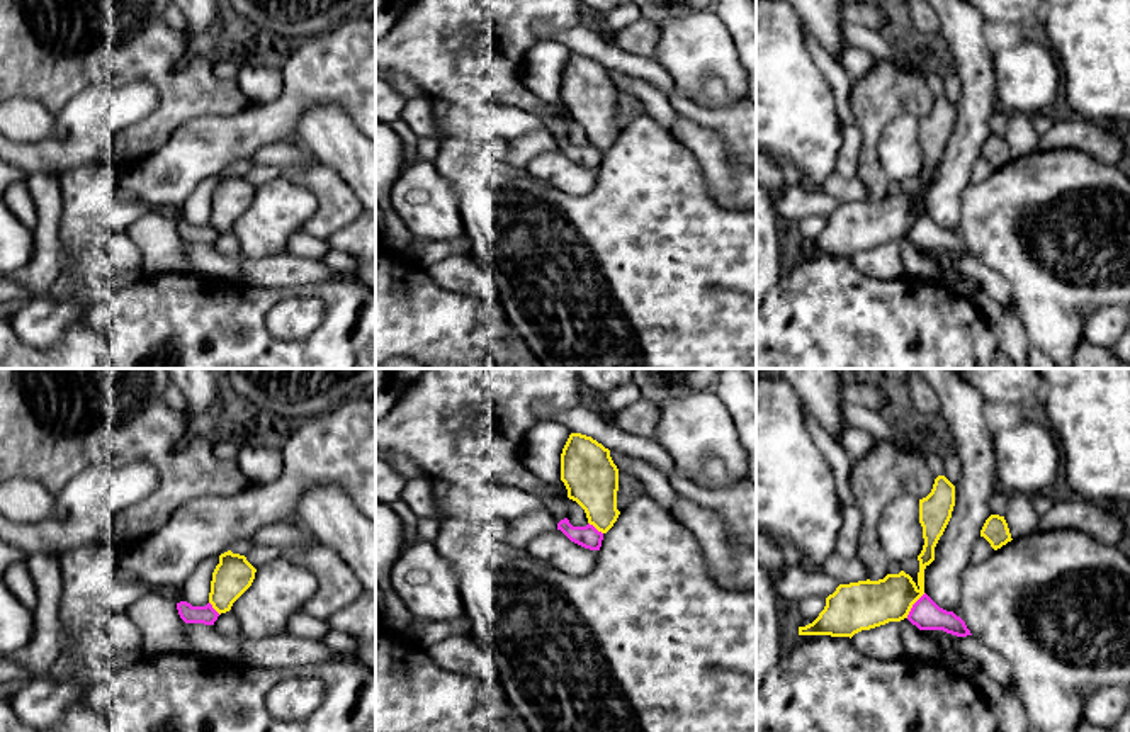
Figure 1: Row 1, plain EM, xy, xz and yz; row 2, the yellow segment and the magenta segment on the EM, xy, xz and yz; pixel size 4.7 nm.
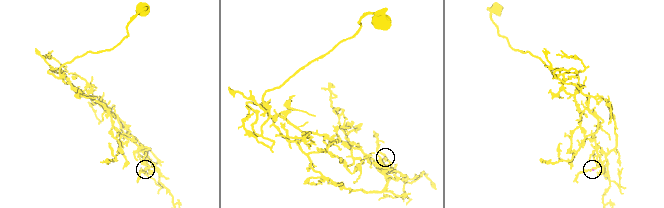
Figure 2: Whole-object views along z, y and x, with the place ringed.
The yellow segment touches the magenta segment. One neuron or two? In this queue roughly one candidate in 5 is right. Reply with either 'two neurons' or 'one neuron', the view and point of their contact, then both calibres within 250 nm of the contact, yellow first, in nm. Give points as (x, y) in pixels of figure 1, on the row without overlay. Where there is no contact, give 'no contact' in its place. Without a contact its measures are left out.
two neurons | yz (913, 223) | 240/140 nm

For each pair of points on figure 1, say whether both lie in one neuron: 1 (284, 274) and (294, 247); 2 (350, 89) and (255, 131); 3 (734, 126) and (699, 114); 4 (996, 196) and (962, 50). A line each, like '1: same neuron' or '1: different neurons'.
1: different neurons
2: same neuron
3: same neuron
4: different neurons

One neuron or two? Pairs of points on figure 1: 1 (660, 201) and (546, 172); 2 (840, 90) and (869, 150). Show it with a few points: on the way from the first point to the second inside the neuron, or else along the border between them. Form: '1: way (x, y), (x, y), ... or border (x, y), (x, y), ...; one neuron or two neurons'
1: border (598, 170), (587, 194), (556, 187); two neurons
2: border (852, 82), (852, 114), (855, 124); two neurons

